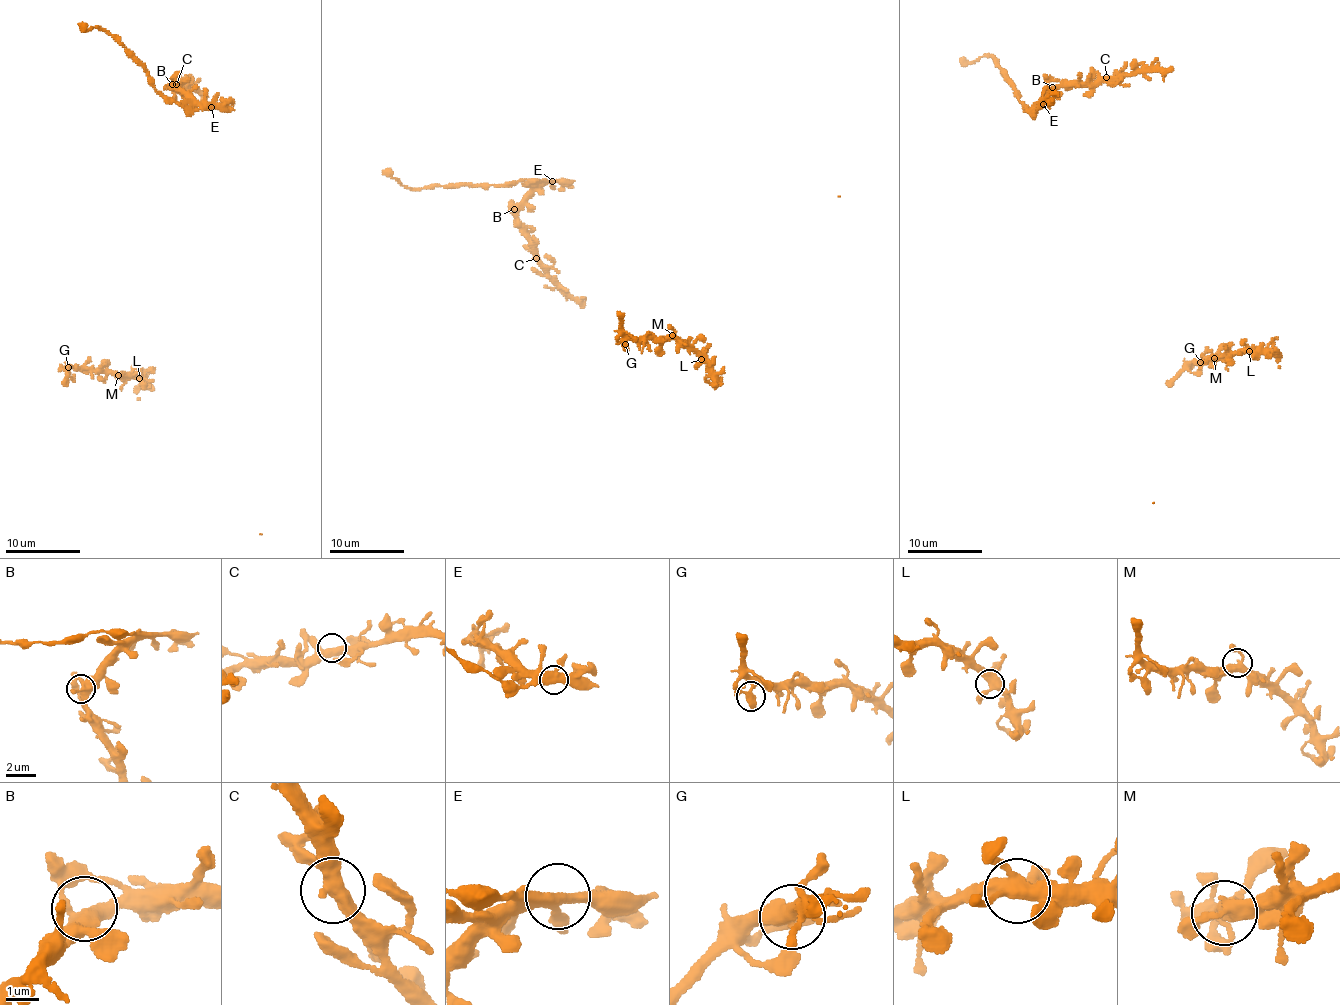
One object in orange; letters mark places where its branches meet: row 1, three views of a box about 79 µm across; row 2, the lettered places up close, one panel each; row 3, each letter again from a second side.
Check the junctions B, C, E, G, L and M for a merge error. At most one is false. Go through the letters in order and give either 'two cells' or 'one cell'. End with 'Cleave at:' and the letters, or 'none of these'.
B: one cell
C: one cell
E: two cells
G: one cell
L: one cell
M: one cell
Cleave at: E

